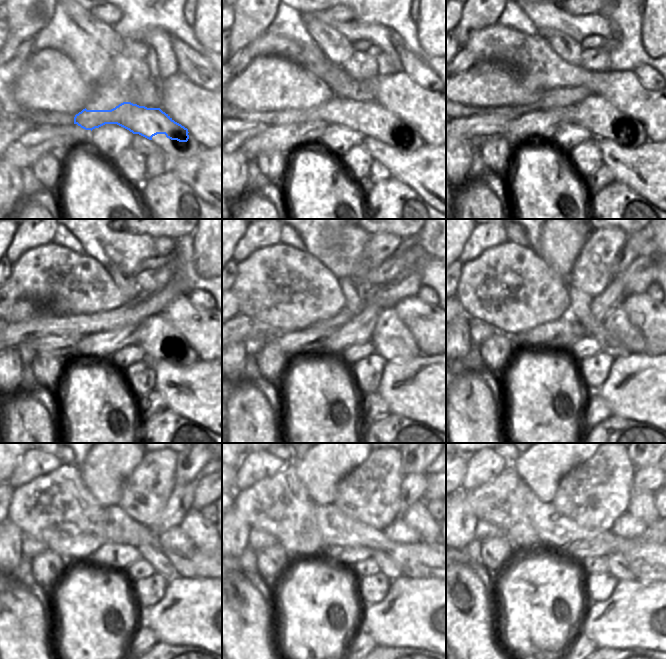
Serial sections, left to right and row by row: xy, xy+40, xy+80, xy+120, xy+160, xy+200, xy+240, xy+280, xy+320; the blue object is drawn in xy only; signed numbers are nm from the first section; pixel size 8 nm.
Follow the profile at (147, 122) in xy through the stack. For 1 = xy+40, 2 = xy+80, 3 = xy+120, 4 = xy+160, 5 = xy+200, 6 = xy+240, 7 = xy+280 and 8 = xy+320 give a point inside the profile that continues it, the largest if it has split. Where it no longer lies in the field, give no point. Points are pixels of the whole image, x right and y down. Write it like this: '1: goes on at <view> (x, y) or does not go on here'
1: goes on at xy+40 (371, 119)
2: goes on at xy+80 (595, 113)
3: goes on at xy+120 (157, 343)
4: goes on at xy+160 (386, 344)
5: goes on at xy+200 (637, 345)
6: goes on at xy+240 (198, 564)
7: goes on at xy+280 (424, 563)
8: goes on at xy+320 (648, 565)

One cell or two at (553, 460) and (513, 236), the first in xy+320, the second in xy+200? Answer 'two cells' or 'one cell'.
two cells

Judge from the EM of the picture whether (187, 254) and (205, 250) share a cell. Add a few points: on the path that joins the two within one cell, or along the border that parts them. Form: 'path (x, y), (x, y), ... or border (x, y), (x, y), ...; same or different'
border (193, 234), (193, 266), (199, 276); different

